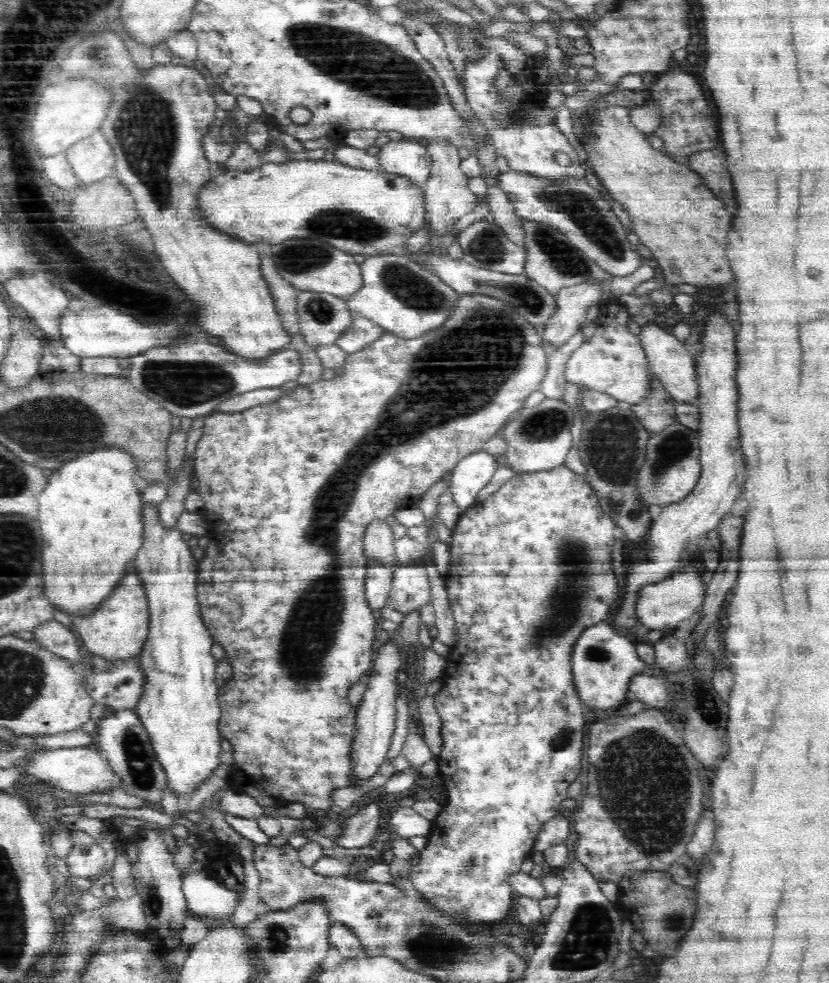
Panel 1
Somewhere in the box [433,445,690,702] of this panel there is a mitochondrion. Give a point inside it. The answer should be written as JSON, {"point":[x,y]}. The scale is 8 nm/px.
{"point":[568,599]}

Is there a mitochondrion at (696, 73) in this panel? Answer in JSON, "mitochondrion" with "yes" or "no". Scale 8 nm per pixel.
{"mitochondrion":"no"}

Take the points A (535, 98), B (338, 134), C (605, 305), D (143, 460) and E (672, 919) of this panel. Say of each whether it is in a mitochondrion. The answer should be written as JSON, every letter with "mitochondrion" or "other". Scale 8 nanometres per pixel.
{"A":"other","B":"other","C":"other","D":"other","E":"mitochondrion"}

